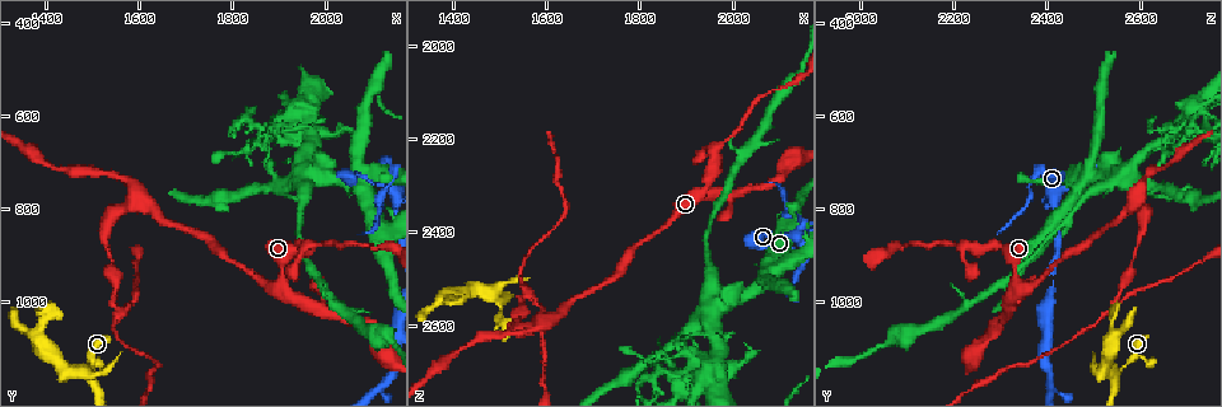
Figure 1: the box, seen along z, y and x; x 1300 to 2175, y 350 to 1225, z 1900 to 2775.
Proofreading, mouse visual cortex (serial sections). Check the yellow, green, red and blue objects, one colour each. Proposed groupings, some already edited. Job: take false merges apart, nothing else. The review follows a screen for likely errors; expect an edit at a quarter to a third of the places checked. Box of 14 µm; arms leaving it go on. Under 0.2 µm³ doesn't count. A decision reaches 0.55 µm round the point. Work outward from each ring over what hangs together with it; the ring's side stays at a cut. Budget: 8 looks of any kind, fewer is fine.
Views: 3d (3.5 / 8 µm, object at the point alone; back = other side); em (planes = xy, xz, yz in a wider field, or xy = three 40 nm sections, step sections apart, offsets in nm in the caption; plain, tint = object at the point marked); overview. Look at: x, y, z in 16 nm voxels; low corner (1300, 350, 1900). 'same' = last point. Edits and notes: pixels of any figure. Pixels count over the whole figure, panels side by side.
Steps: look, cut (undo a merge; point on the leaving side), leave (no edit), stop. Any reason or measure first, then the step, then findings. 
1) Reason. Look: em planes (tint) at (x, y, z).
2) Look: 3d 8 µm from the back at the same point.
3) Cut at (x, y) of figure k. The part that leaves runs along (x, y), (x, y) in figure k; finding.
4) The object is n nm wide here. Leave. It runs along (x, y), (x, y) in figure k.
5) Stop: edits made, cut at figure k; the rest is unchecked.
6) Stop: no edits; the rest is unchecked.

A fork. Look: 3d 3.5 µm at (1495, 1155, 2555).

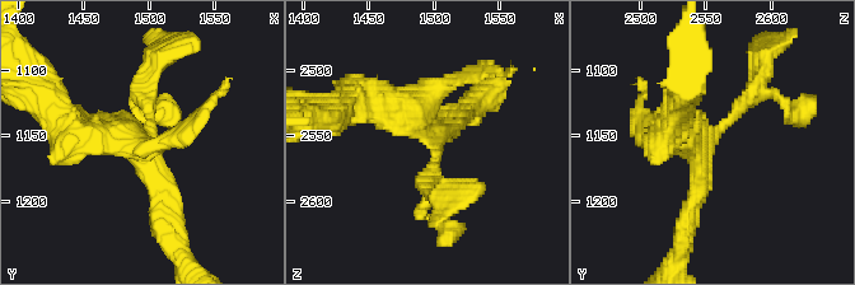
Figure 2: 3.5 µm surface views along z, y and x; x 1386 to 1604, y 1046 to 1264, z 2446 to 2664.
Need the tissue. Look: em xy step 3 (tint) at (1498, 1152, 2556).

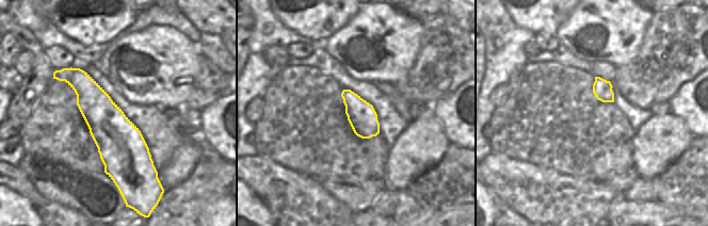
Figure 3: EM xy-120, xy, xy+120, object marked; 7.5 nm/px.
Cut it another way. Look: em xy step 5 (tint) at the same point.

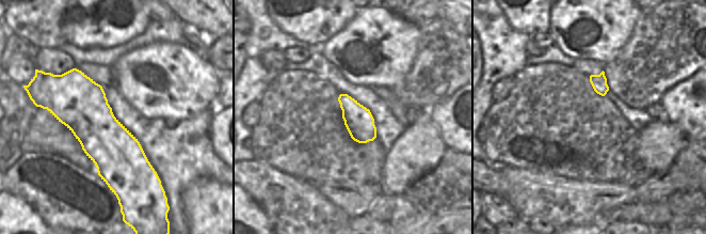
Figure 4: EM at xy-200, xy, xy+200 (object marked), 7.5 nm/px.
Leave. It runs along (762, 73), (716, 135), (668, 131) in figure 2; continuous, no second cell.

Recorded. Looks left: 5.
Sharp bend. Look: 3d 3.5 µm at (1555, 1020, 2540).

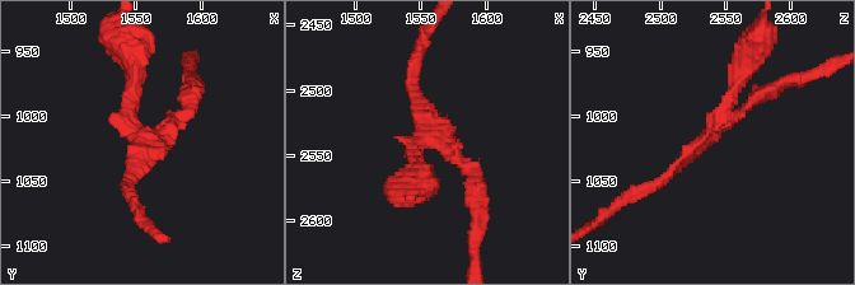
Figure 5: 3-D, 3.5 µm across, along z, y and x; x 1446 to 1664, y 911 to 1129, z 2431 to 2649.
The arms are 150, 150, 200 nm wide. Cut at (144, 168) of figure 5. The part that leaves runs along (140, 135), (132, 205) in figure 5; a second cell is stuck on.

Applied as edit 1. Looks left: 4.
Look: overview.

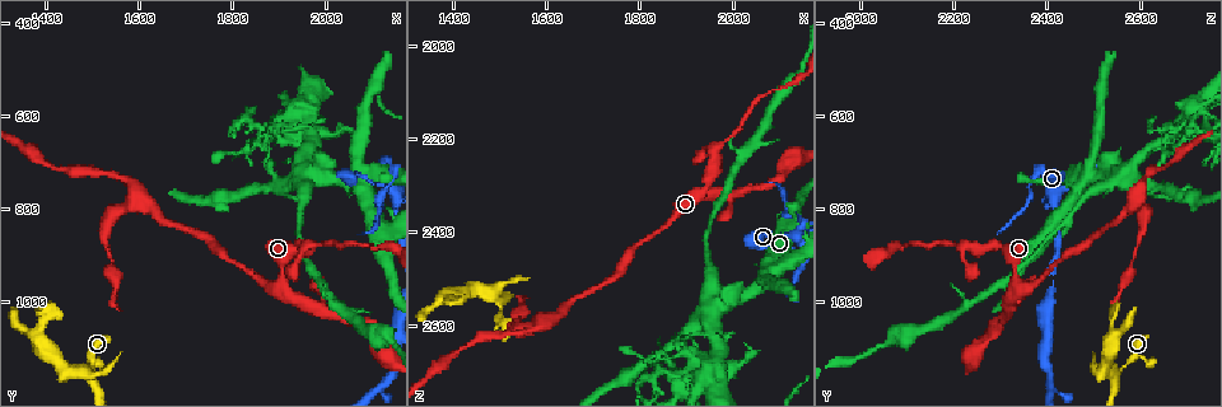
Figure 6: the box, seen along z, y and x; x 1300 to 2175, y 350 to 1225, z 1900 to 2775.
Four arms meet. Look: 3d 8 µm at (2070, 725, 2490).

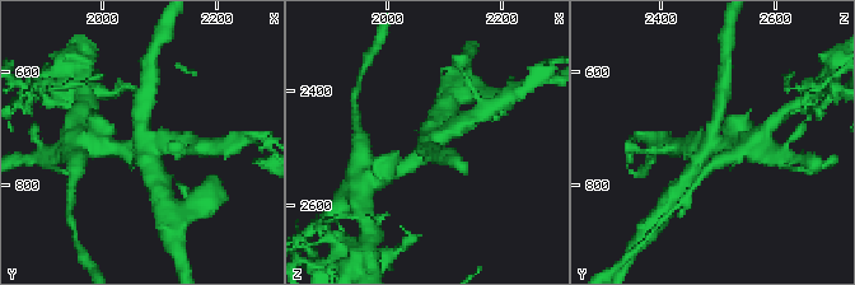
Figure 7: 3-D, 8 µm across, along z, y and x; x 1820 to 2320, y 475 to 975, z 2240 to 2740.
4 arms meet here; the arms are 400, 400, 450, 500 nm wide; need the tissue. Look: em xy step 3 (tint) at (2075, 725, 2495).

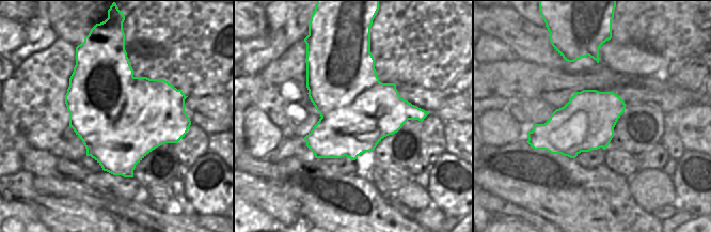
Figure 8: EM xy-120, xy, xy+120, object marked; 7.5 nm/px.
Cut at (456, 134) of figure 7. A second cell is stuck on.

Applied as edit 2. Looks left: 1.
Stop: edits made, cut at figure 5, cut at figure 7; the rest is unchecked.

